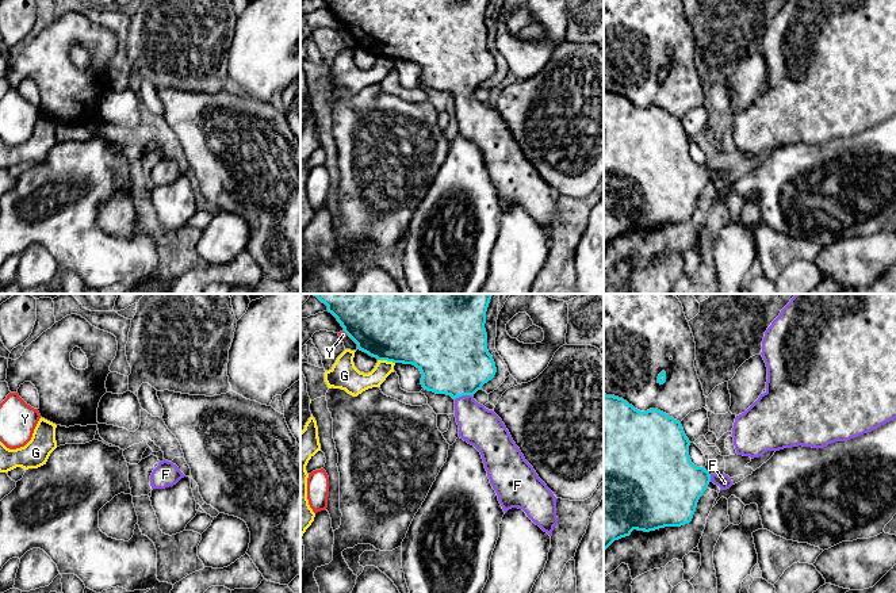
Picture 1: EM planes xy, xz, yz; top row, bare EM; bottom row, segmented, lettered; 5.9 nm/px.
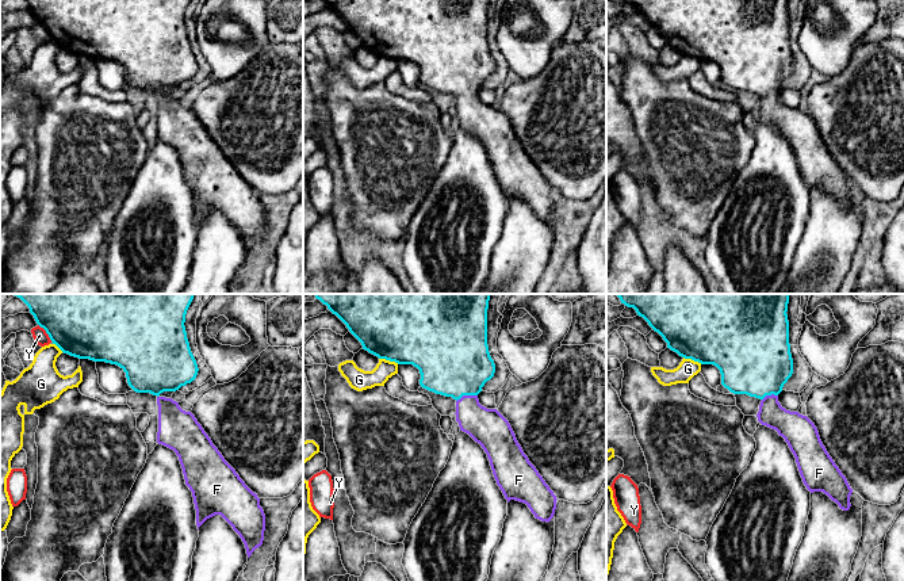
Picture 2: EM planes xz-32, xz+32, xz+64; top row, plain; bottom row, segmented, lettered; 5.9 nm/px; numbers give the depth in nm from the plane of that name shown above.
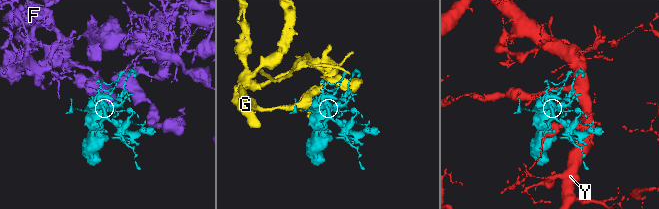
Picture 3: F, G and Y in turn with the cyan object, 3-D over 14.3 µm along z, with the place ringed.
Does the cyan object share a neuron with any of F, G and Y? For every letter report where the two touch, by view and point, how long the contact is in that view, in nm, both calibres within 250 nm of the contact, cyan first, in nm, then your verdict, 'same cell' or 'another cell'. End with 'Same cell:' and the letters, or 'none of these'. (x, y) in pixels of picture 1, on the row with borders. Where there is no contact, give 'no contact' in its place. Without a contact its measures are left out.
F: contact xz (463, 394); length 110 nm; calibres 420 and 240 nm; same cell
G: contact xz (386, 359); length 110 nm; calibres 500 and 150 nm; another cell
Y: contact xz (347, 333); length 40 nm; calibres 500 and 50 nm; another cell
Same cell: F

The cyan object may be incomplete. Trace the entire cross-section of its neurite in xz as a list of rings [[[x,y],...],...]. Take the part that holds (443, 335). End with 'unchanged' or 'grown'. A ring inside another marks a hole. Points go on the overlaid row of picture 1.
[[[310,294],[328,306],[344,328],[344,332],[357,344],[357,349],[378,360],[416,366],[421,374],[421,385],[436,394],[447,394],[455,399],[455,417],[459,437],[474,445],[482,455],[485,468],[498,501],[506,513],[512,508],[522,509],[544,532],[552,536],[558,524],[556,497],[539,478],[513,441],[502,420],[474,399],[474,394],[497,372],[493,356],[487,351],[485,329],[486,311],[491,294]]]; grown

